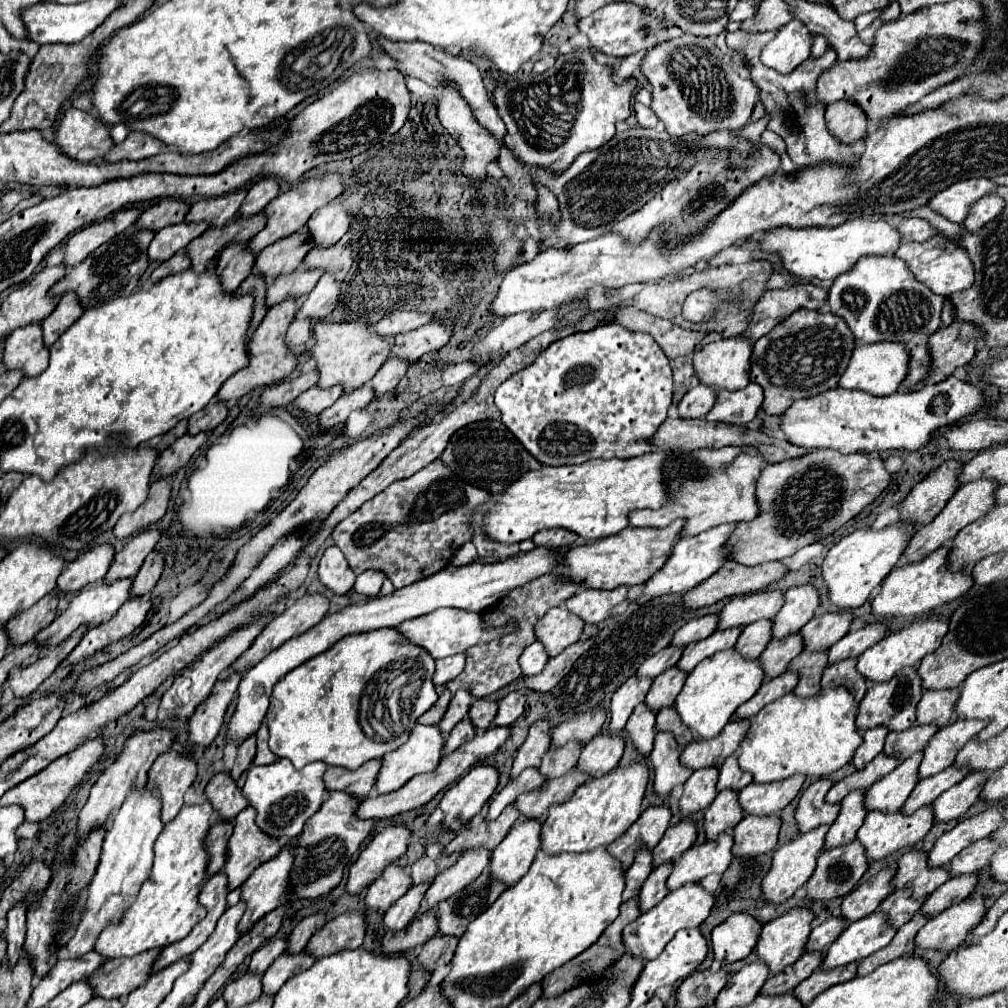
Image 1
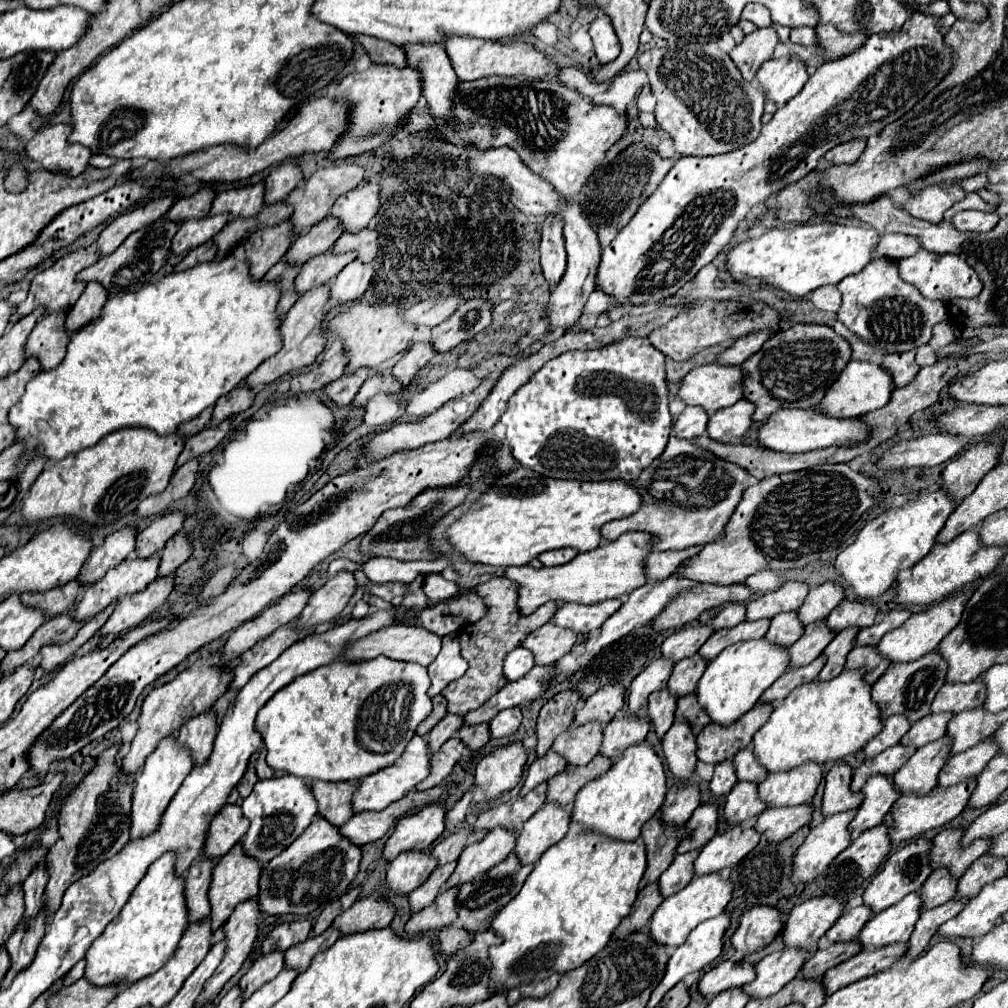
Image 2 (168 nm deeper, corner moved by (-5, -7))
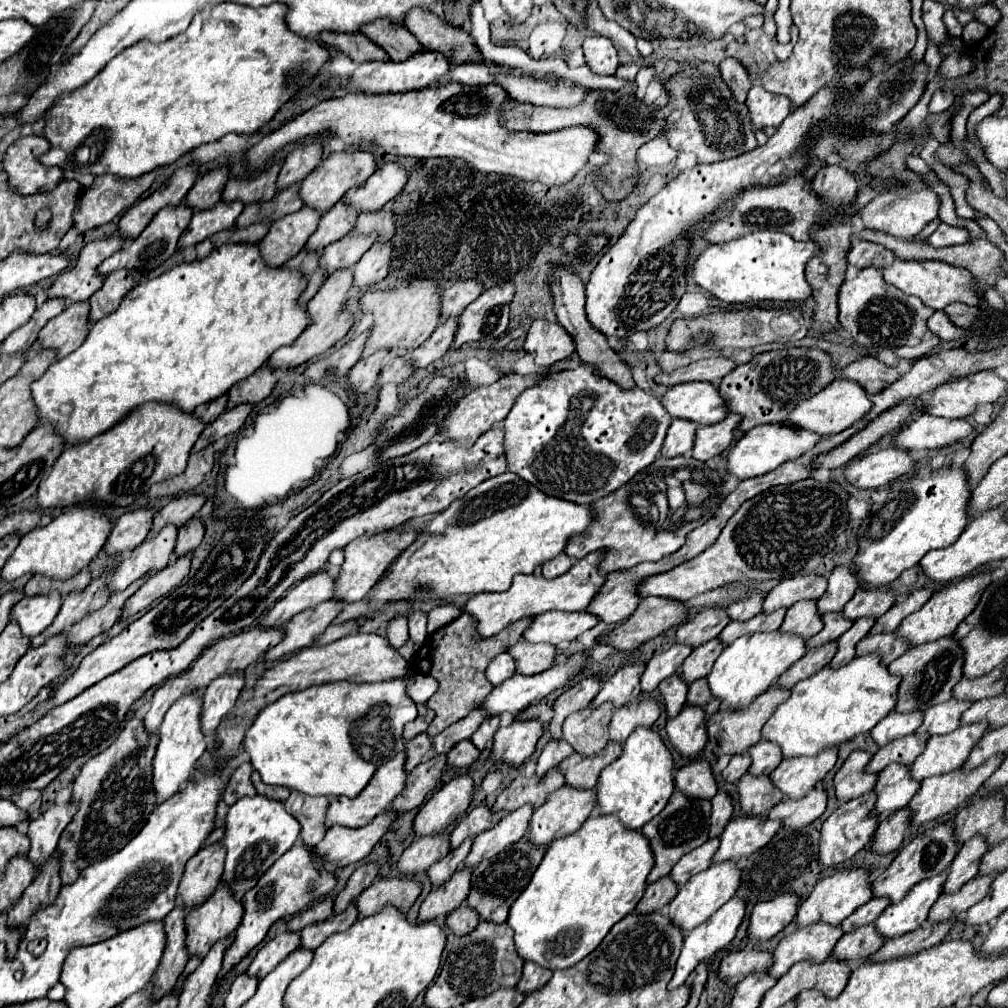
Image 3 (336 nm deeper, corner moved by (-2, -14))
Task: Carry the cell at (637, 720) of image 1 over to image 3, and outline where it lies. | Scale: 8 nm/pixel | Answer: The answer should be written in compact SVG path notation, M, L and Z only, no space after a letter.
M677 674L677 676L673 676L669 680L663 680L659 684L659 694L663 698L663 706L665 706L665 712L667 712L667 720L671 720L685 706L687 686L685 686L683 680L679 680L679 674Z

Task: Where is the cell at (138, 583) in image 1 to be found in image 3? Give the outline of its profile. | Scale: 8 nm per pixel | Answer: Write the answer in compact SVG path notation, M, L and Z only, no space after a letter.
M193 516L193 520L189 520L189 524L185 524L185 526L179 528L177 544L175 544L175 550L173 550L175 558L193 554L199 548L201 540L203 540L203 534L205 534L203 522L197 516Z

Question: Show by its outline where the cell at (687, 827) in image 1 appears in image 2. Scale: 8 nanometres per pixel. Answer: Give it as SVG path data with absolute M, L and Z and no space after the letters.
M714 803L700 805L692 813L692 817L688 819L686 825L688 827L696 827L696 829L692 829L692 835L688 837L688 841L684 839L680 843L678 853L690 851L690 849L700 849L716 835L716 829L718 829L718 805L714 805Z

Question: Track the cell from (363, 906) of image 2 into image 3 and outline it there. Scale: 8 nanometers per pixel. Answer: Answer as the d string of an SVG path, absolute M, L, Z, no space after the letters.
M381 878L375 880L357 900L359 918L369 918L381 912L385 906L393 906L399 912L407 912L421 892L421 884L415 878Z

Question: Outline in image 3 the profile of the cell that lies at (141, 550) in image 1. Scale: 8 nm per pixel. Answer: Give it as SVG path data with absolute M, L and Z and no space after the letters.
M185 494L185 496L177 496L173 498L167 506L163 506L155 518L153 518L153 528L147 536L147 540L153 540L153 536L157 536L161 532L161 528L165 528L167 524L173 524L177 528L181 528L185 522L189 522L205 504L205 498L199 494Z

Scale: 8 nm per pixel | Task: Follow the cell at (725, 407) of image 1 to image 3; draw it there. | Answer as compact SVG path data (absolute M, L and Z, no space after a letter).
M731 412L723 422L717 422L713 426L699 426L695 436L693 458L707 462L709 458L723 454L731 446L739 422L741 422L741 416Z

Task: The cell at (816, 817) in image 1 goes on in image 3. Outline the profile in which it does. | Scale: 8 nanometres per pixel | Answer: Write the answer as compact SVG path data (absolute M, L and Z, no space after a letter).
M857 750L837 770L837 774L833 778L833 786L835 786L835 796L839 802L849 802L875 788L877 774L865 774L865 766L867 766L869 758L871 758L871 754Z

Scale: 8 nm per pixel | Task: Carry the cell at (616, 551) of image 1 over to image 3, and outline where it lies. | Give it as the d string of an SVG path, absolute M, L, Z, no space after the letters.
M593 552L581 560L577 560L571 570L567 570L563 576L557 576L553 580L545 580L543 576L515 576L513 584L505 592L481 592L475 594L467 604L465 610L473 614L479 622L479 636L489 638L503 628L511 626L513 622L525 618L525 616L537 616L545 610L565 610L565 612L581 612L585 610L591 600L599 594L601 586L605 584L605 576L599 572L601 564L601 552Z

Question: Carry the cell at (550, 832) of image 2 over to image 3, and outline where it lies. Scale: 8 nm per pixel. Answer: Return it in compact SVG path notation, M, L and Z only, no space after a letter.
M559 788L549 800L537 808L529 822L529 842L533 846L549 846L553 840L573 834L595 808L593 790Z

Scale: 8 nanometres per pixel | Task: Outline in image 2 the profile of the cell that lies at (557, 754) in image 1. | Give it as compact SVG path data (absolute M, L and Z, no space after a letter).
M588 721L584 725L572 725L572 729L566 729L556 737L552 749L562 753L568 763L572 765L588 765L602 745L602 731L604 723L600 721Z

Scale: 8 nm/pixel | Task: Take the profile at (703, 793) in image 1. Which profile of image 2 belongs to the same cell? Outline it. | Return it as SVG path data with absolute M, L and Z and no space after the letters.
M732 759L718 763L714 777L710 781L710 791L716 797L724 797L730 793L730 789L736 785L736 769L732 769Z

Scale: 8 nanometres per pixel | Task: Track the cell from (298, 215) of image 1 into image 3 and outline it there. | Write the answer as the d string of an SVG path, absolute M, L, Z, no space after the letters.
M343 150L343 152L333 152L329 154L323 164L319 168L315 168L315 172L311 172L303 182L301 182L301 188L299 188L299 198L303 200L305 206L325 214L327 210L331 210L339 200L341 196L349 190L349 188L355 188L355 186L361 186L365 184L365 180L375 172L375 158L369 150Z

